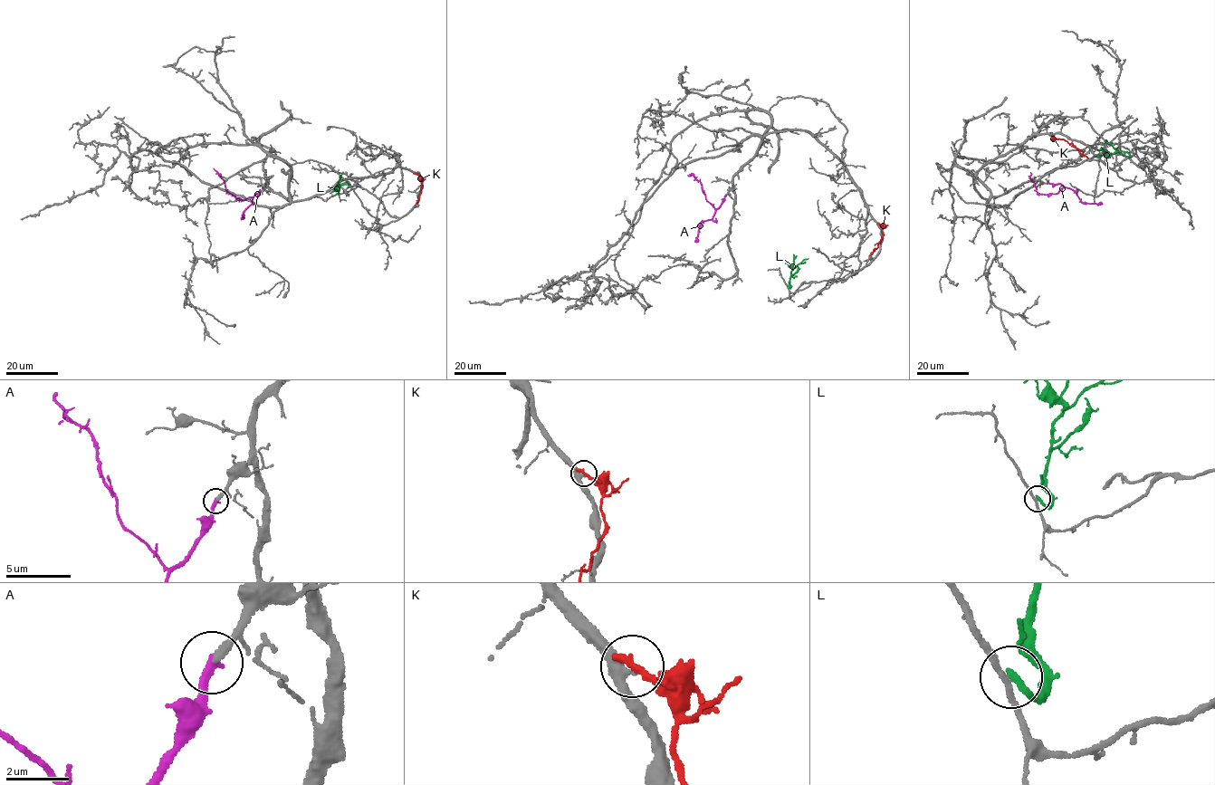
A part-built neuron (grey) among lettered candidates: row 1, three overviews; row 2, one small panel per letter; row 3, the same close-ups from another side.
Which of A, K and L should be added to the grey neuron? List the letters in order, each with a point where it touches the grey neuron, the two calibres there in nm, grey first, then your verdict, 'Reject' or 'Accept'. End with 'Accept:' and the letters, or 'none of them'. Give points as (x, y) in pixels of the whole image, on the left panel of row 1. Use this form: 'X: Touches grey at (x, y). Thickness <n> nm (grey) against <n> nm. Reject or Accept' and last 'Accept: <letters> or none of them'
A: Touches grey at (259, 191). Thickness 260 nm (grey) against 260 nm. Accept
K: Touches grey at (415, 173). Thickness 280 nm (grey) against 300 nm. Reject
L: Touches grey at (336, 194). Thickness 190 nm (grey) against 220 nm. Reject
Accept: A

